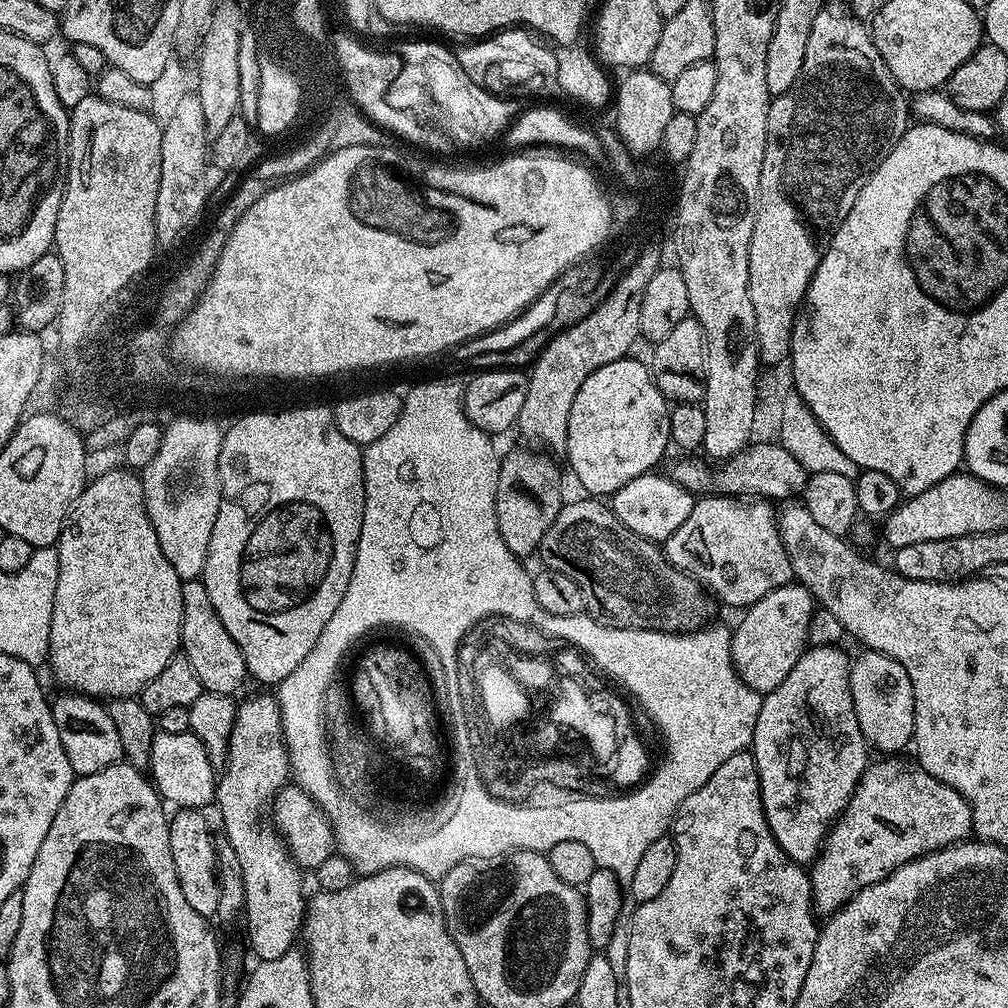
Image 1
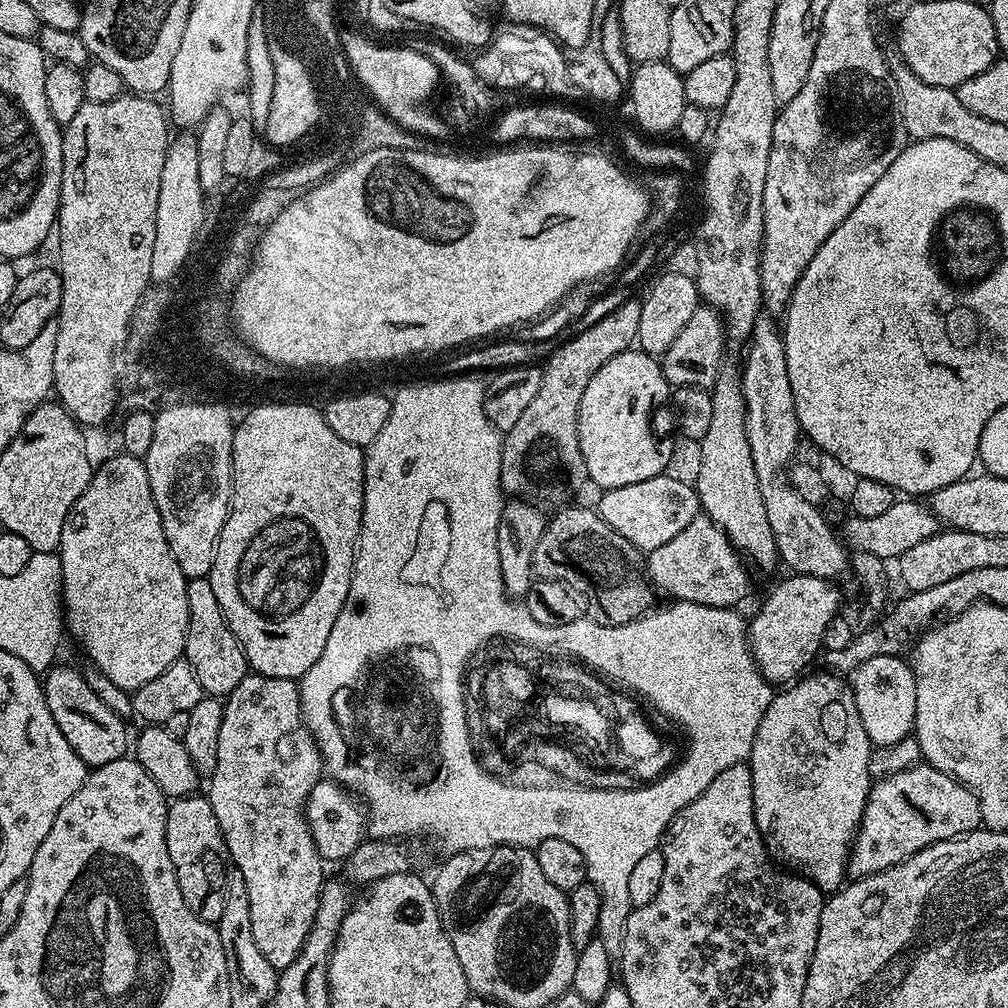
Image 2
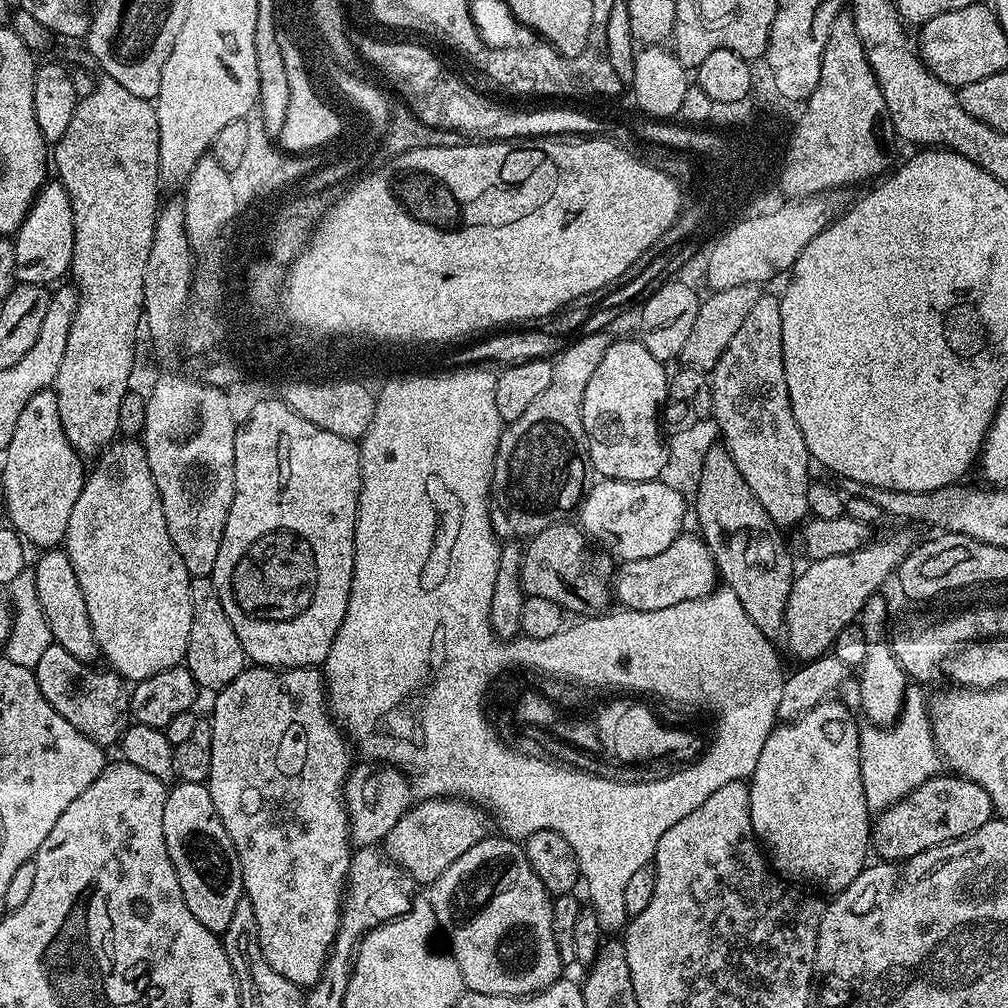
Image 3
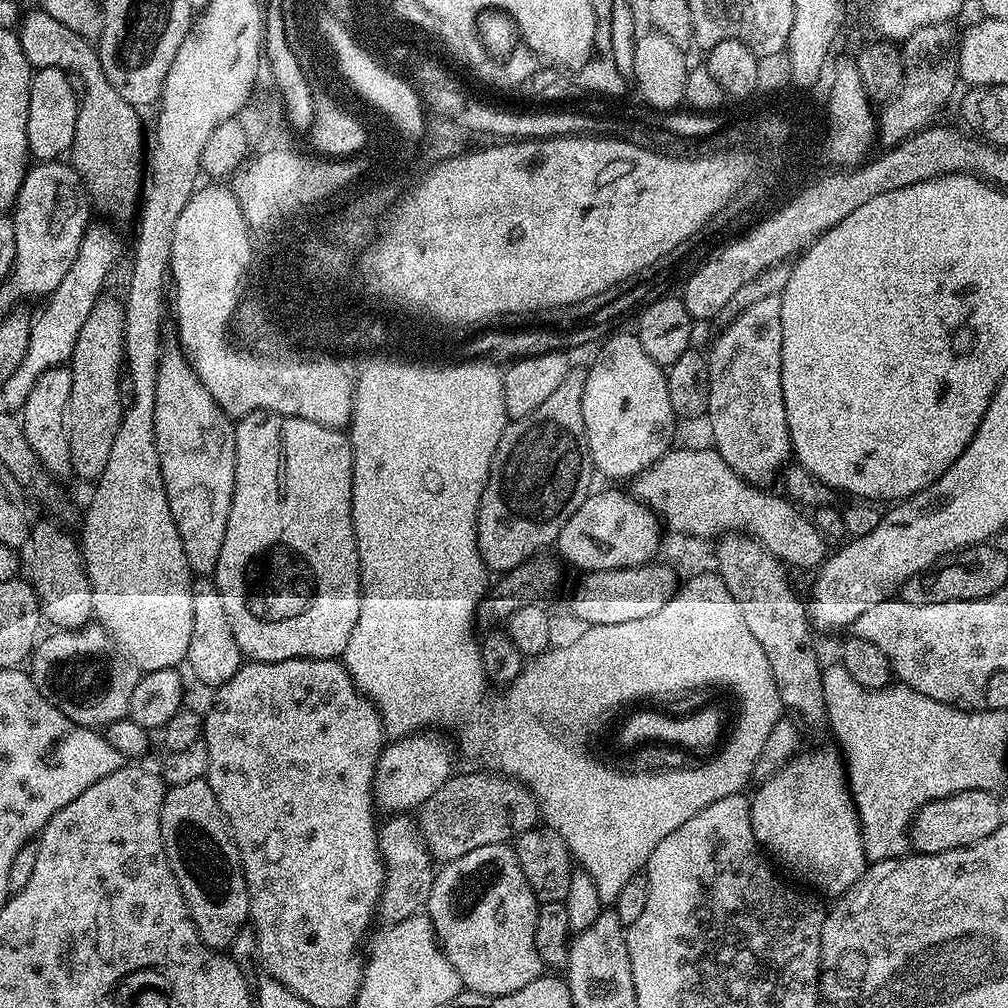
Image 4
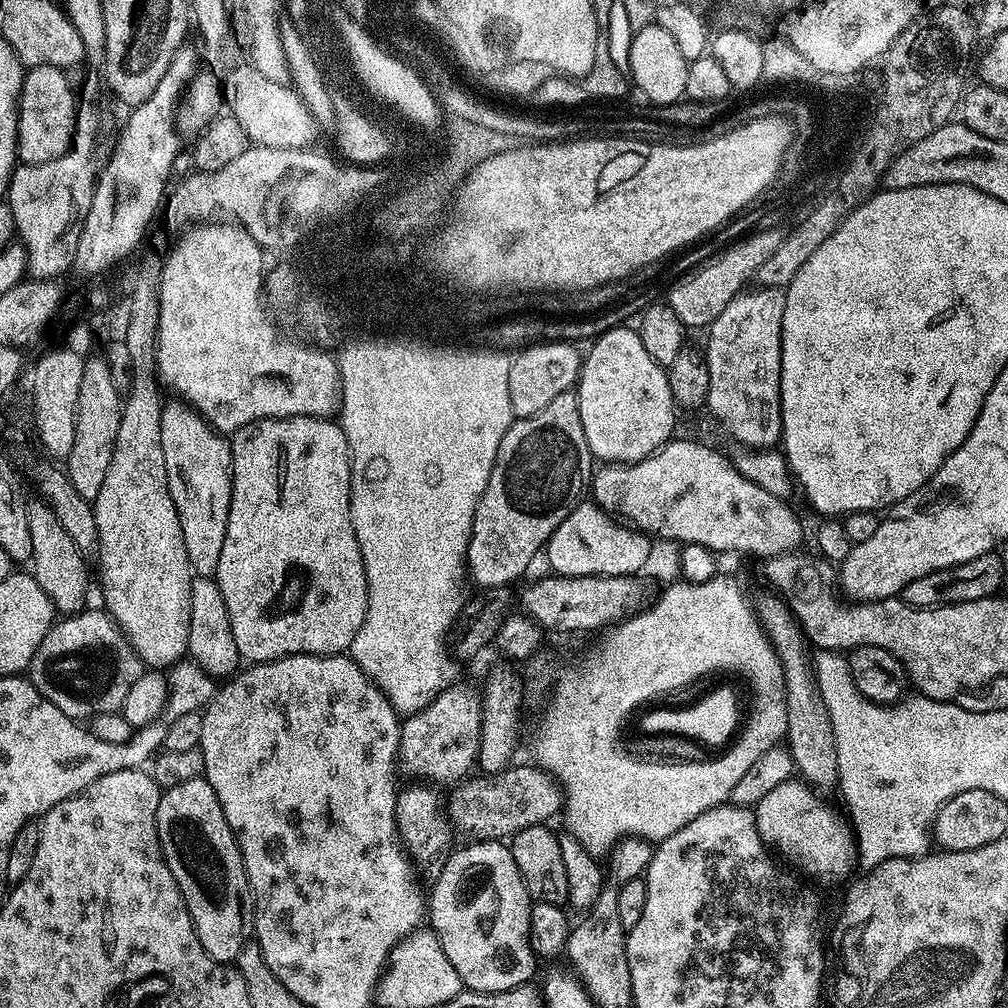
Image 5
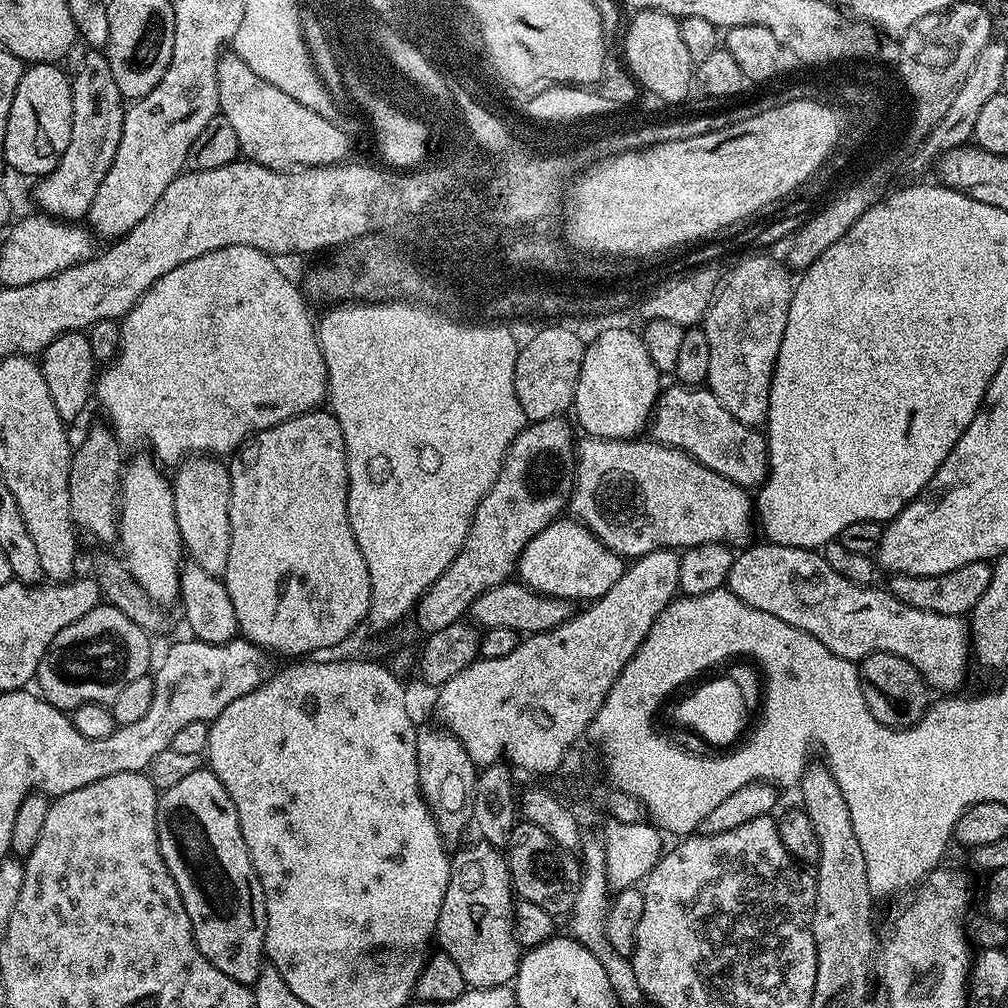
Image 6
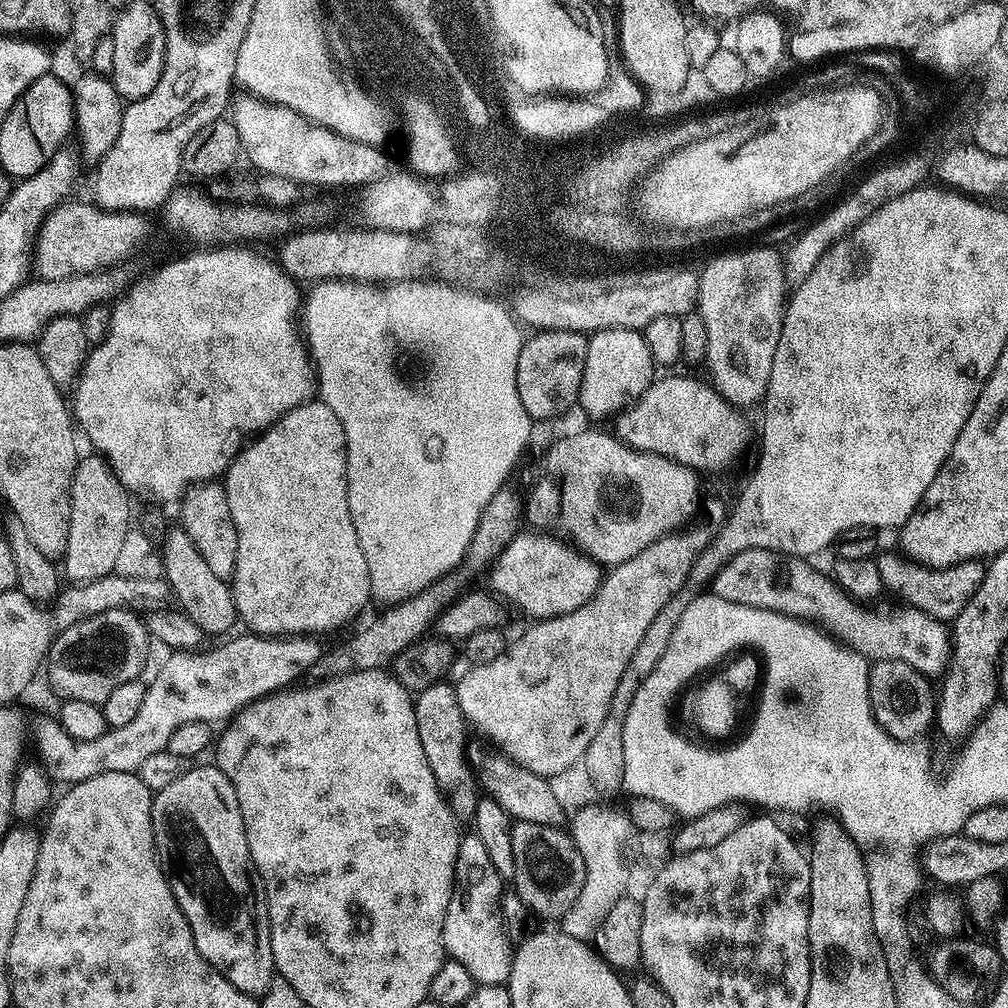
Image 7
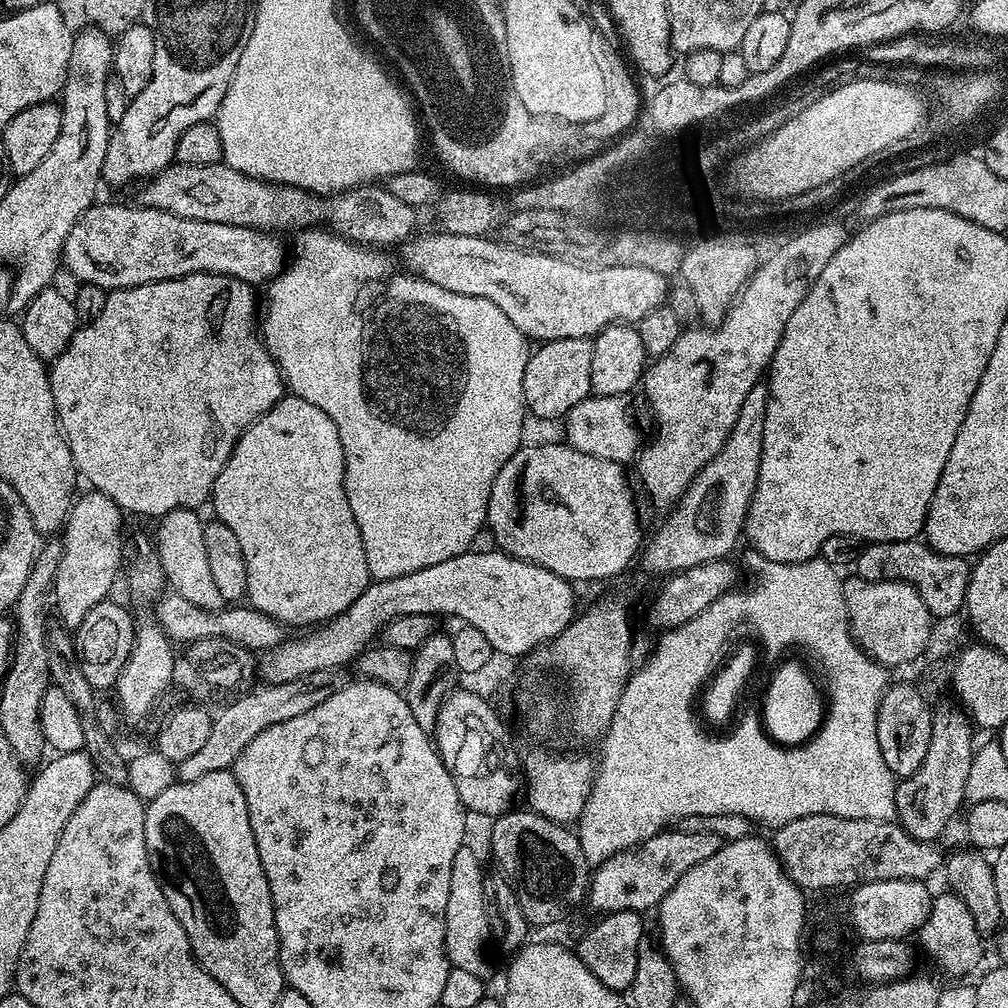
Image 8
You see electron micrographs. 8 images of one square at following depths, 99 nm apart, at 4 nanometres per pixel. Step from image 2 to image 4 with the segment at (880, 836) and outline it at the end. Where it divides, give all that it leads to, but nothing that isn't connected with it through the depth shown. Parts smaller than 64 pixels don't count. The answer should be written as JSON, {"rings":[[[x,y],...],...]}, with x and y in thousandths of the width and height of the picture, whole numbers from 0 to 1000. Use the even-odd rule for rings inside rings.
{"rings":[[[967,782],[924,794],[905,813],[904,840],[913,847],[931,847],[969,837],[974,835],[974,831],[982,831],[982,827],[986,827],[986,823],[990,823],[990,819],[998,813],[995,804],[992,803],[992,794],[988,790],[991,789],[985,788],[979,782]]]}

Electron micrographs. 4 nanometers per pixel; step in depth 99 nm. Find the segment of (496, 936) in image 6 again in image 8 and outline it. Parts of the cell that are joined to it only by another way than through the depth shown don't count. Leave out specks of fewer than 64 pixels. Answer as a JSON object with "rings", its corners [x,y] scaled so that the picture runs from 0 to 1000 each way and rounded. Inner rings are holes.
{"rings":[[[461,839],[454,843],[454,847],[450,847],[450,860],[446,863],[446,892],[442,895],[442,923],[440,924],[440,941],[442,942],[442,946],[444,947],[444,955],[447,959],[453,960],[454,962],[463,962],[464,965],[470,966],[471,968],[475,968],[477,970],[483,969],[484,964],[484,948],[480,943],[484,940],[484,901],[486,905],[486,893],[482,888],[480,890],[480,883],[482,887],[482,875],[480,879],[480,861],[476,858],[476,853],[472,850],[472,845],[467,839]]]}

